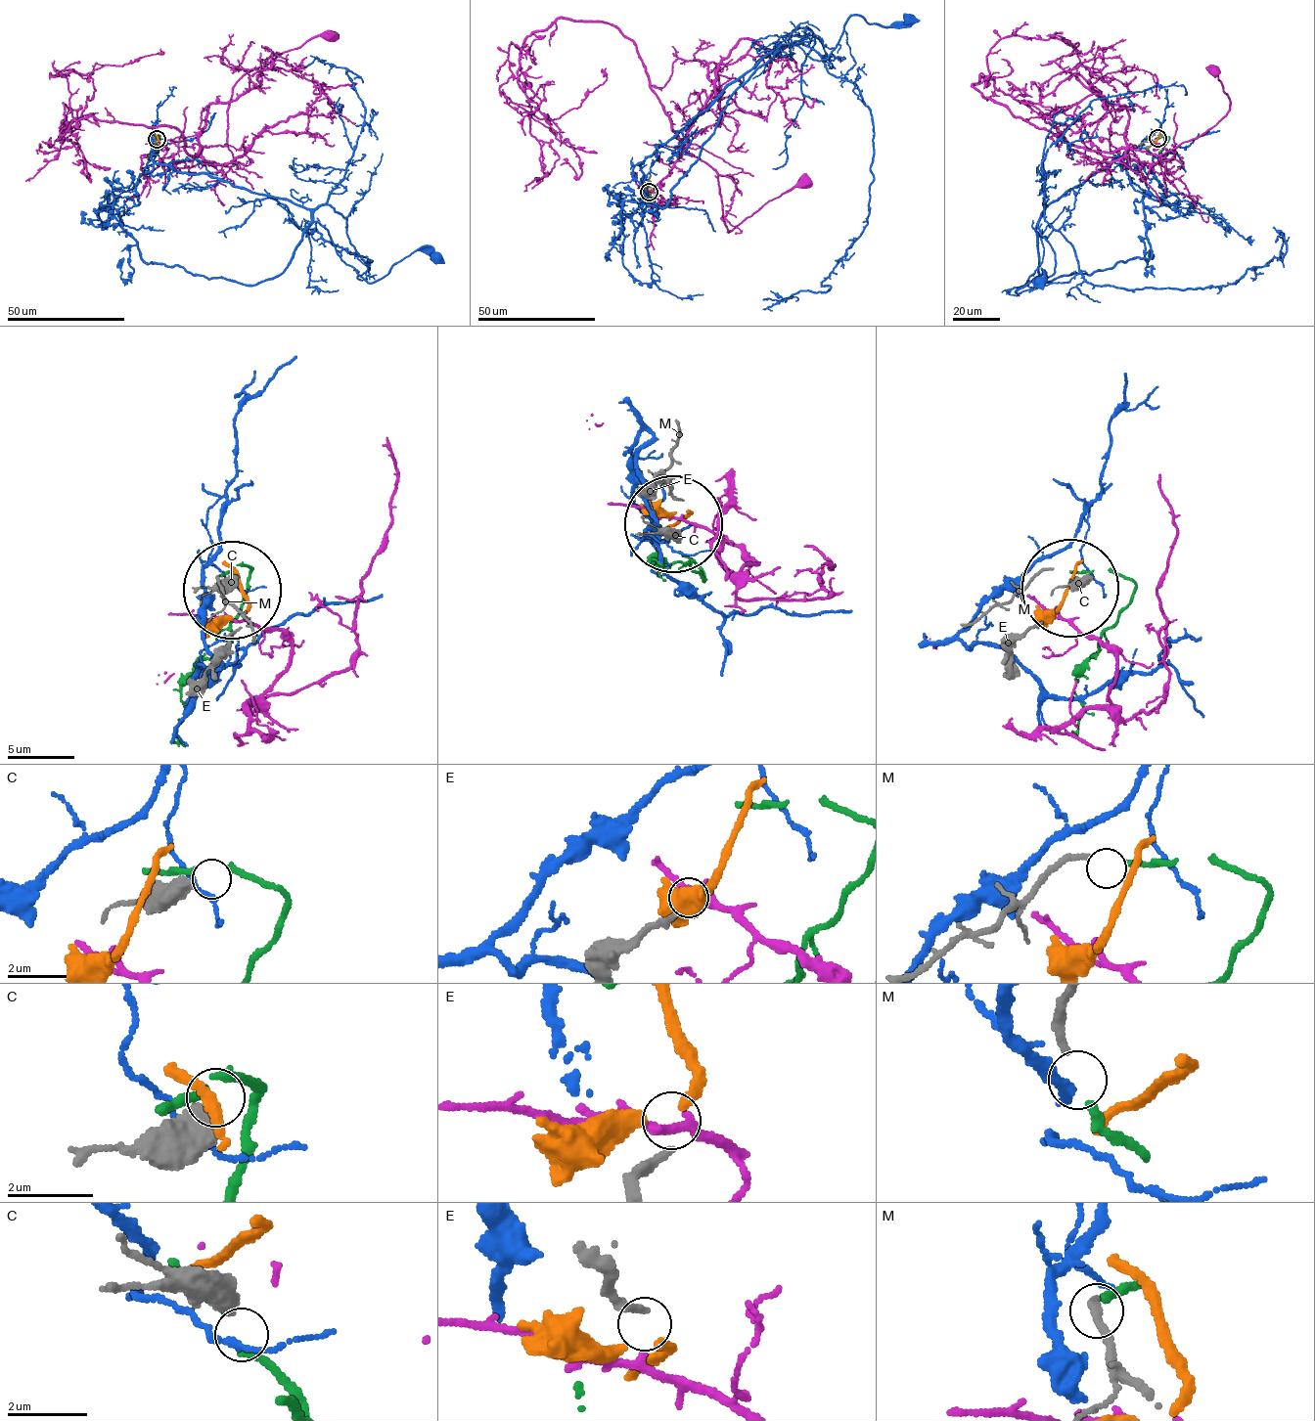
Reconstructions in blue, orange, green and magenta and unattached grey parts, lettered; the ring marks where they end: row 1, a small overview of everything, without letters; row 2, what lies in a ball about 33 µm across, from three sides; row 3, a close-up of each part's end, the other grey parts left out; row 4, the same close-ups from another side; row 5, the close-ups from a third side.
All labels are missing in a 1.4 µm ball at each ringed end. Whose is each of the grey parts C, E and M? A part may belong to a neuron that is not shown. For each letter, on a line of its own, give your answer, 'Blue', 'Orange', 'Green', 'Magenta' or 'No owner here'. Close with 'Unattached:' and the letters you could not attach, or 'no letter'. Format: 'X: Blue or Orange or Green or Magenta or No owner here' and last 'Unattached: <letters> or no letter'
C: No owner here
E: Orange
M: Green
Unattached: C

